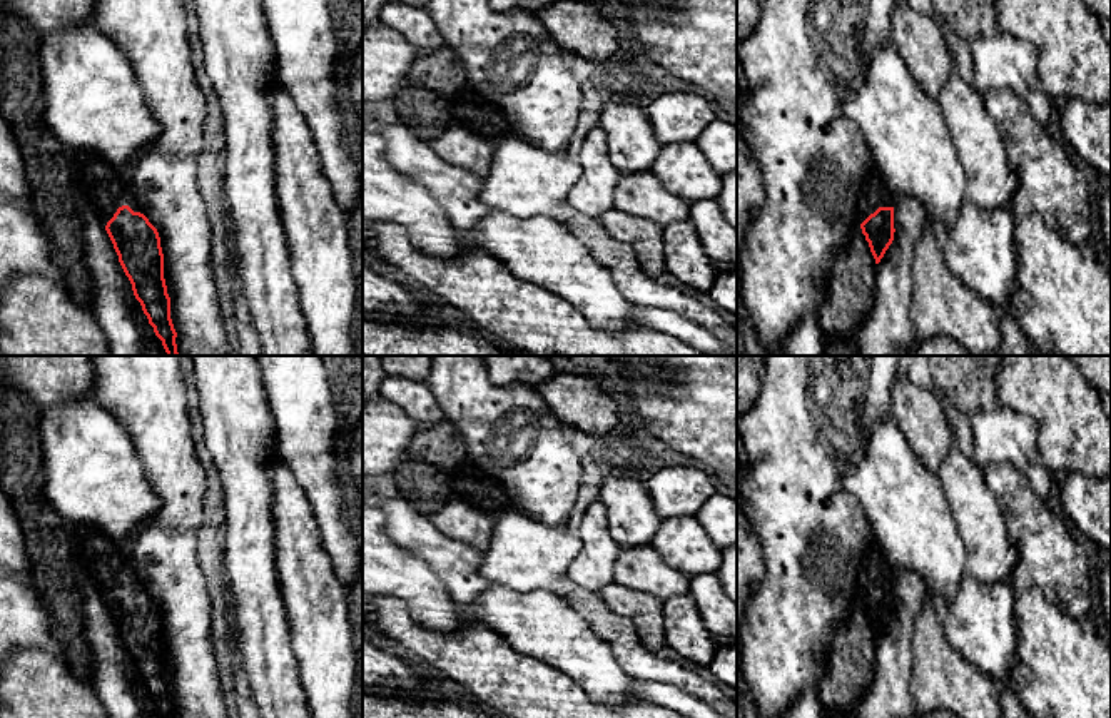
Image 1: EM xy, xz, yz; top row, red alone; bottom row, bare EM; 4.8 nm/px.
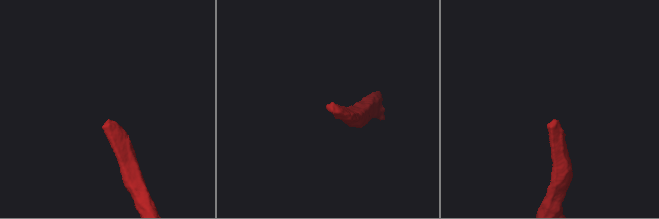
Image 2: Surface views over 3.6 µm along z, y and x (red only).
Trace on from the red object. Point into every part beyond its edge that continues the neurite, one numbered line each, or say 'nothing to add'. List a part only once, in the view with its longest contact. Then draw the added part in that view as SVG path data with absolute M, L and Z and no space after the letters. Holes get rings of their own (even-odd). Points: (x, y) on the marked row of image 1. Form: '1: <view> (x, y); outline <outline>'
1: xy (99, 184); outline M72 150L72 162L77 192L104 227L122 205L140 212L122 170L87 150Z

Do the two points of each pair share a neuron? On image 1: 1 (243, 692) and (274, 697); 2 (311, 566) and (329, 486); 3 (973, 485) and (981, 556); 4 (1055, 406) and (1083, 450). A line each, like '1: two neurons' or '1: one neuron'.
1: two neurons
2: two neurons
3: one neuron
4: one neuron

